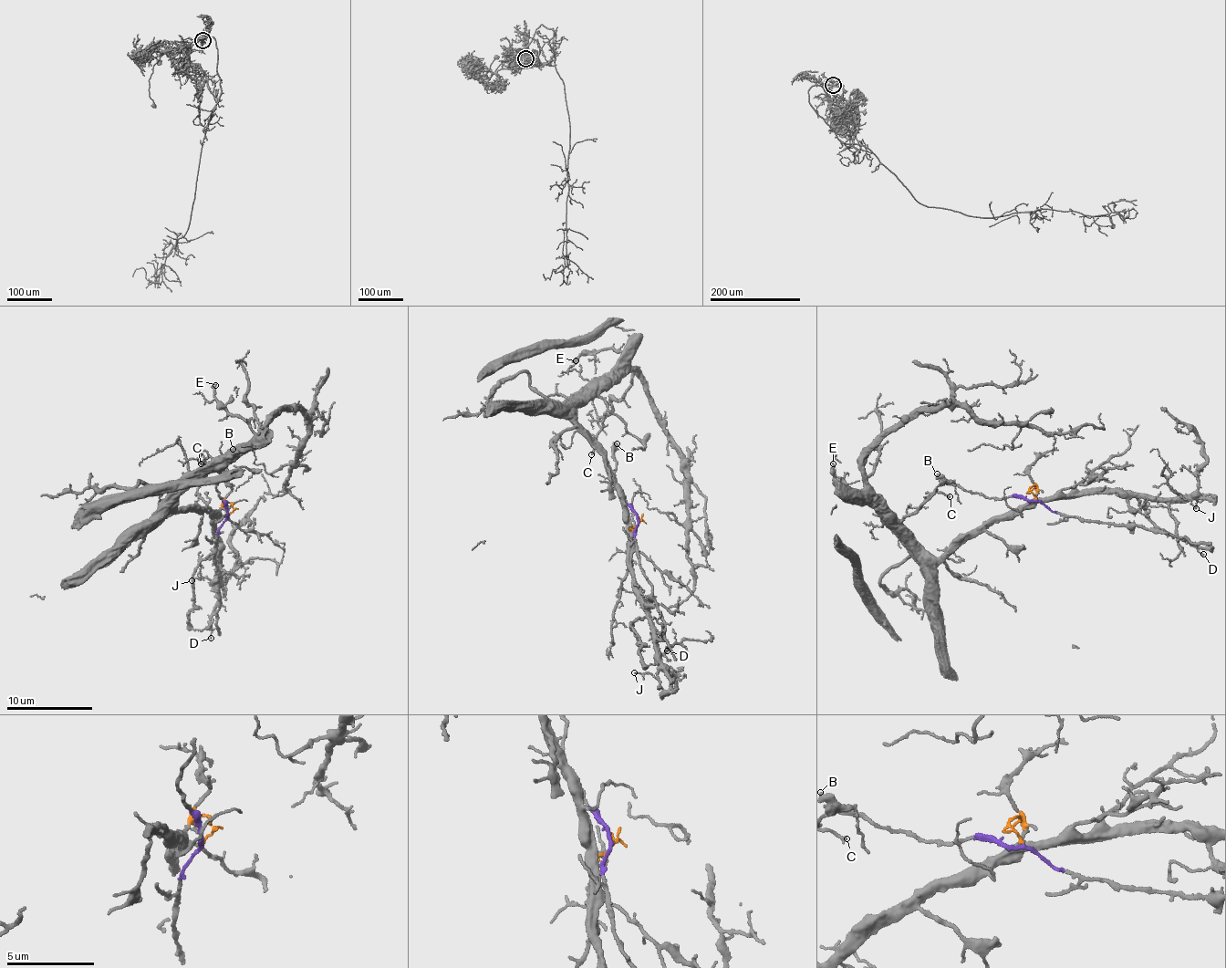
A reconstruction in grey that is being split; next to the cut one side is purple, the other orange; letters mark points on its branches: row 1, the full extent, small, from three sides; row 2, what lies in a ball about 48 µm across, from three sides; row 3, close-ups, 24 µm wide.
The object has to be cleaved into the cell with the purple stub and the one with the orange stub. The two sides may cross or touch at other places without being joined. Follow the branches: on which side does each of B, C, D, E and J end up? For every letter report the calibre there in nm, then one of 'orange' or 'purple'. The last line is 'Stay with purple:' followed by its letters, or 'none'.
B: 420 nm thick; purple
C: 180 nm thick; orange
D: 120 nm thick; purple
E: 220 nm thick; orange
J: 120 nm thick; orange
Stay with purple: B, D

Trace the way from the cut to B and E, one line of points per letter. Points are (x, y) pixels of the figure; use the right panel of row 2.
B: (1035, 498), (1027, 500), (987, 495), (947, 484), (937, 473)
E: (1035, 498), (1033, 486), (1029, 502), (992, 515), (971, 537), (921, 556), (836, 484), (833, 463)

